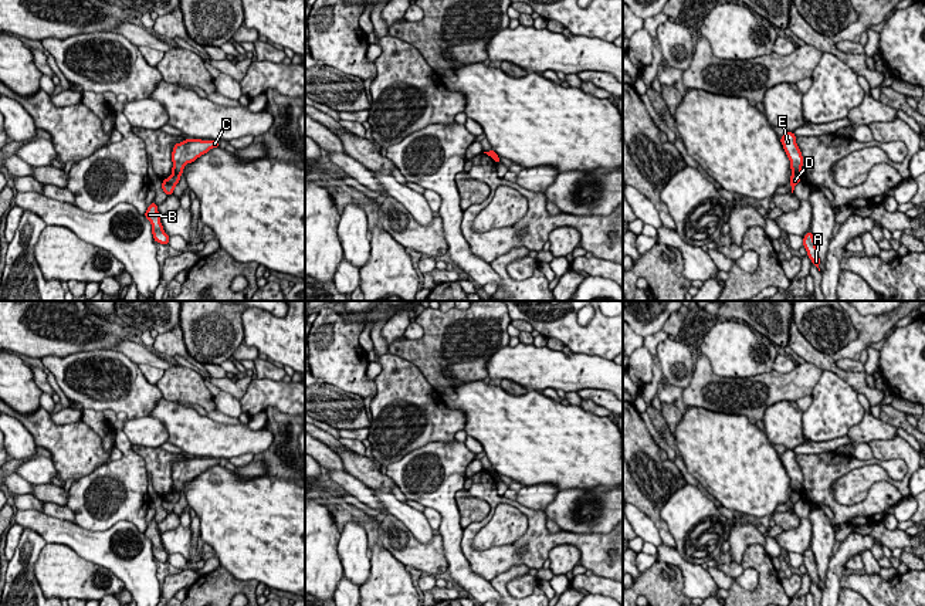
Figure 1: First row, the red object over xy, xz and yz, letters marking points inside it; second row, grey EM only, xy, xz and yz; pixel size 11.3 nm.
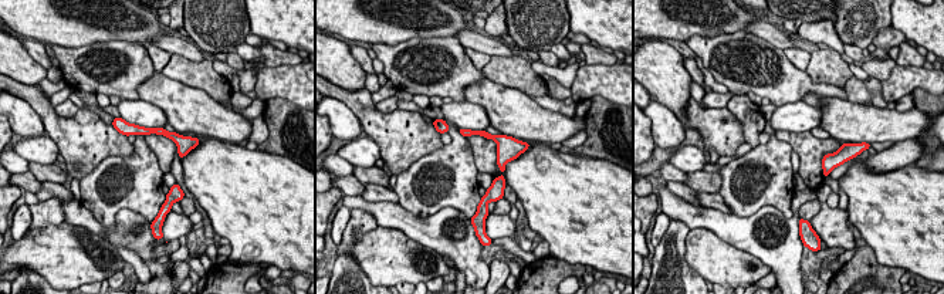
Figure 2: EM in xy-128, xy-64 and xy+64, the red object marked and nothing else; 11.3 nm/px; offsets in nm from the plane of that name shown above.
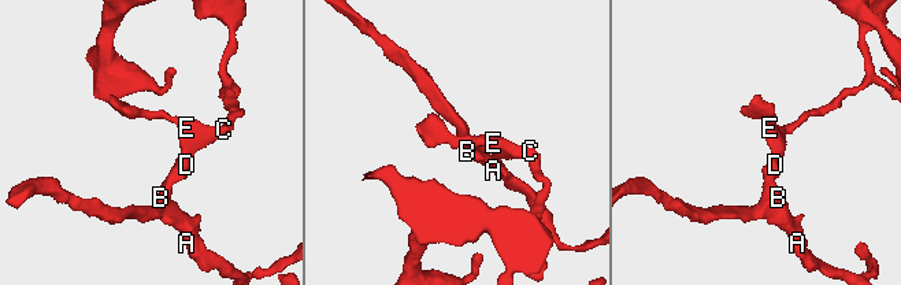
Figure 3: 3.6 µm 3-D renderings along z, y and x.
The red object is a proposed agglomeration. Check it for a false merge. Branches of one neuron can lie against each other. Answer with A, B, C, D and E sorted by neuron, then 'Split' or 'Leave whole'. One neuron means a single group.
Groups: A B D / C E. Split

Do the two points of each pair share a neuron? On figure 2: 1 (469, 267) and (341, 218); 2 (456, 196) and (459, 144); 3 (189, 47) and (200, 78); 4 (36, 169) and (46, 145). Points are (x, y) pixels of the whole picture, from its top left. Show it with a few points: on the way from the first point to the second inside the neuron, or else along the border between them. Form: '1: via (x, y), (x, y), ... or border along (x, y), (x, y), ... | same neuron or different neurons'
1: border along (344, 205), (349, 210) | different neurons
2: via (456, 183), (457, 156) | same neuron
3: border along (172, 53), (196, 61), (205, 58) | different neurons
4: border along (30, 161), (53, 164) | different neurons

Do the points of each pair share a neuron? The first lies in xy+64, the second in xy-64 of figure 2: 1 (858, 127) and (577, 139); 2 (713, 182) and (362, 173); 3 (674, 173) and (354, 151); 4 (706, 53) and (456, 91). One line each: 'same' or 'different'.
1: different
2: same
3: different
4: same

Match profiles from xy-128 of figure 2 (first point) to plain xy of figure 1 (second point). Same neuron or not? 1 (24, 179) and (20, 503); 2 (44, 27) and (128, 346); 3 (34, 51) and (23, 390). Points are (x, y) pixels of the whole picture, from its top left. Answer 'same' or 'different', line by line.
1: same
2: different
3: different

